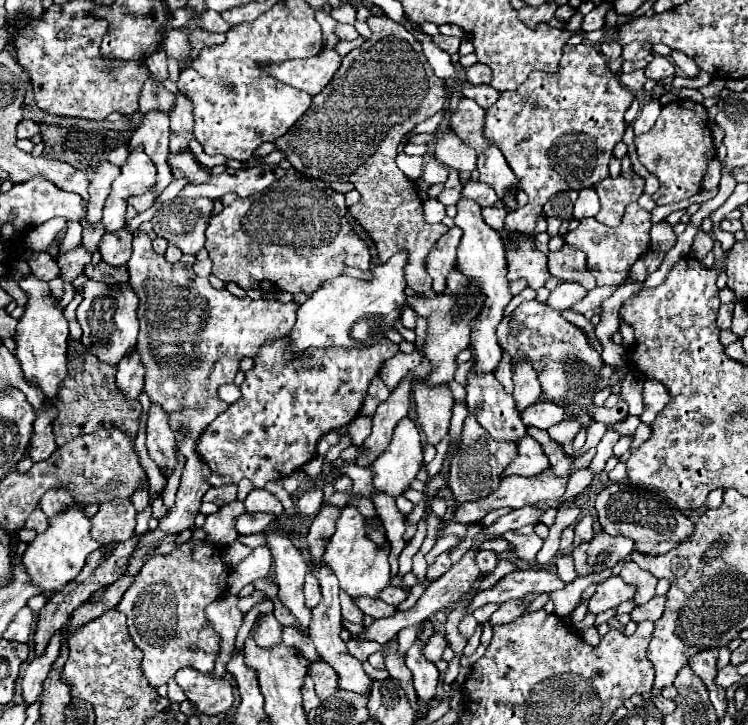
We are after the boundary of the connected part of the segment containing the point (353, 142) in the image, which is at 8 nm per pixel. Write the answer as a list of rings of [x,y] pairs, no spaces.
[[[369,16],[367,24],[371,38],[343,58],[331,84],[313,98],[311,108],[295,122],[295,128],[275,140],[275,146],[305,176],[351,182],[361,194],[361,202],[349,208],[349,216],[375,242],[379,262],[383,264],[395,252],[405,250],[407,286],[424,293],[432,287],[431,276],[423,266],[425,258],[449,228],[423,222],[423,202],[419,192],[411,192],[415,182],[397,168],[395,156],[403,136],[439,112],[449,94],[445,82],[433,74],[419,40],[403,24],[395,24],[389,16]]]

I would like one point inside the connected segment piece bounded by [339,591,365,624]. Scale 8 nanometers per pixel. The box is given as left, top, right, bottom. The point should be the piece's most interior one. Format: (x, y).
(349, 611)

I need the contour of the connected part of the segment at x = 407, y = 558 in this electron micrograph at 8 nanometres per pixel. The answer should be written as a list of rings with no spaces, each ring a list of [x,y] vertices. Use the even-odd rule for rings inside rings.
[[[425,520],[419,522],[419,530],[415,534],[415,538],[411,540],[411,544],[407,544],[407,548],[403,548],[401,556],[399,556],[399,576],[405,576],[407,572],[411,572],[411,566],[413,566],[413,556],[417,554],[423,538],[425,538],[425,532],[427,532],[427,524]]]

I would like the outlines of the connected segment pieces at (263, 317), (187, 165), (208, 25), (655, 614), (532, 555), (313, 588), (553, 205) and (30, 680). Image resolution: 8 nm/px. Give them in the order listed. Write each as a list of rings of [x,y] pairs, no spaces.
[[[147,234],[133,238],[133,256],[127,262],[127,270],[131,288],[139,296],[137,318],[141,330],[137,352],[141,354],[147,370],[143,390],[149,394],[151,402],[163,406],[169,414],[169,426],[175,432],[177,446],[187,458],[173,508],[165,518],[161,518],[157,530],[139,538],[137,550],[131,554],[127,574],[137,576],[147,562],[147,556],[159,546],[161,538],[181,534],[193,526],[201,498],[209,490],[209,468],[195,454],[195,444],[205,426],[229,408],[229,404],[219,398],[217,388],[233,382],[239,372],[239,362],[245,356],[255,358],[265,342],[283,338],[293,328],[299,306],[295,302],[283,304],[279,300],[265,298],[237,298],[229,290],[215,290],[209,280],[197,276],[193,268],[181,262],[169,264],[163,256],[155,254]]]
[[[189,150],[169,154],[169,168],[173,172],[173,178],[187,178],[189,184],[203,184],[203,180],[211,178],[207,170],[195,160],[195,156]]]
[[[207,10],[207,12],[203,12],[203,28],[207,30],[207,32],[219,32],[219,34],[225,34],[227,30],[231,30],[231,24],[227,24],[225,20],[223,20],[223,16],[219,14],[219,12],[215,12],[215,10]]]
[[[653,596],[647,604],[641,604],[631,612],[631,620],[635,620],[635,622],[643,622],[643,620],[657,622],[663,616],[663,604],[665,604],[665,596]]]
[[[509,531],[503,534],[502,537],[512,543],[519,559],[529,565],[535,563],[536,555],[543,545],[543,540],[539,536],[535,533],[531,535],[518,535]]]
[[[307,572],[307,580],[305,580],[305,586],[303,586],[303,592],[305,592],[305,604],[307,608],[315,608],[321,600],[321,588],[319,588],[319,582],[317,578]]]
[[[577,192],[555,194],[543,206],[543,214],[545,216],[555,216],[555,218],[561,218],[561,220],[569,220],[571,212],[573,212],[573,200],[577,200]]]
[[[55,634],[45,650],[43,656],[35,658],[33,662],[29,662],[25,674],[23,674],[23,680],[21,680],[21,688],[23,688],[23,700],[27,706],[31,706],[33,702],[37,702],[37,698],[41,696],[41,684],[43,680],[47,678],[53,662],[57,660],[59,656],[59,650],[61,650],[61,636]]]

